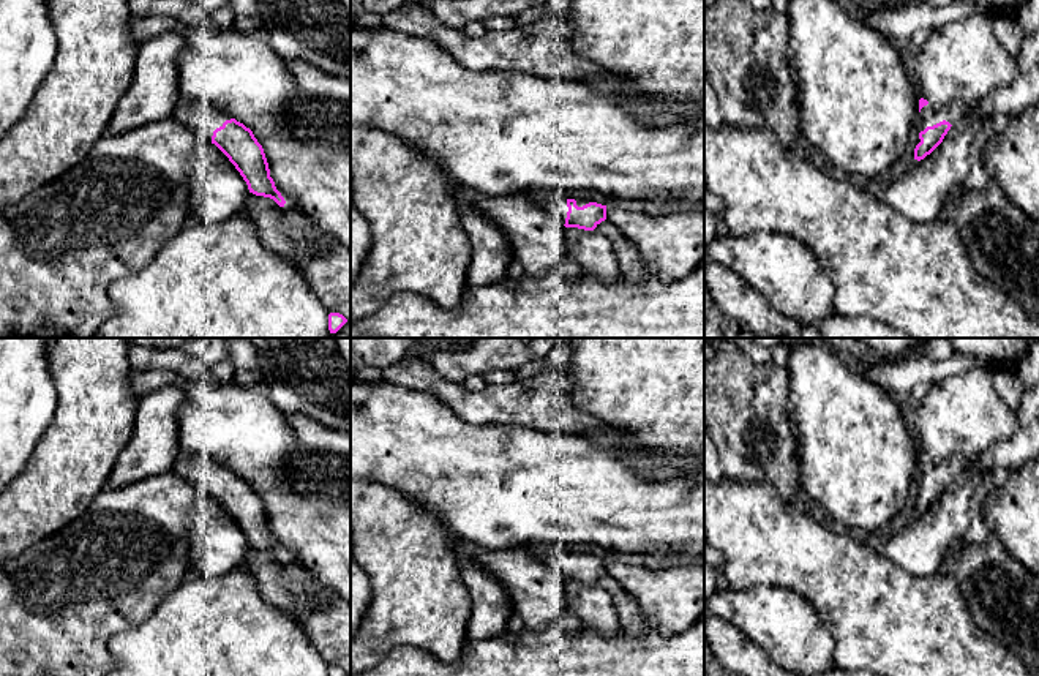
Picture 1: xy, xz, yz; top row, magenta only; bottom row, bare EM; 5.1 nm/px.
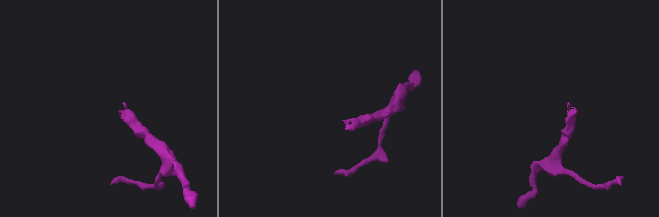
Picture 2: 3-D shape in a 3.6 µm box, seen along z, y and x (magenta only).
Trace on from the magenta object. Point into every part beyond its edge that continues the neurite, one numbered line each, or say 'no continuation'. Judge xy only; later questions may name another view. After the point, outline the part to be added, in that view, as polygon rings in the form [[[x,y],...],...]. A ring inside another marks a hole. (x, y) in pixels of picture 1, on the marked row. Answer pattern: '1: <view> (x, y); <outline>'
1: xy (204, 117); [[[191,103],[189,106],[177,106],[174,117],[189,125],[201,139],[212,142],[213,131],[232,115],[226,111],[223,104],[213,103]]]

